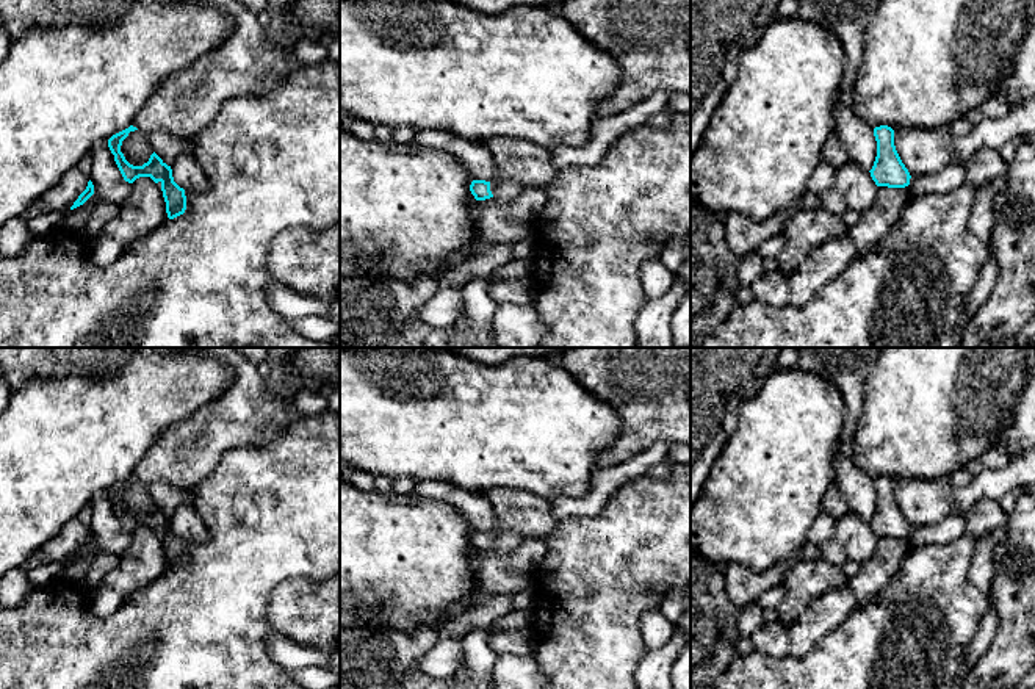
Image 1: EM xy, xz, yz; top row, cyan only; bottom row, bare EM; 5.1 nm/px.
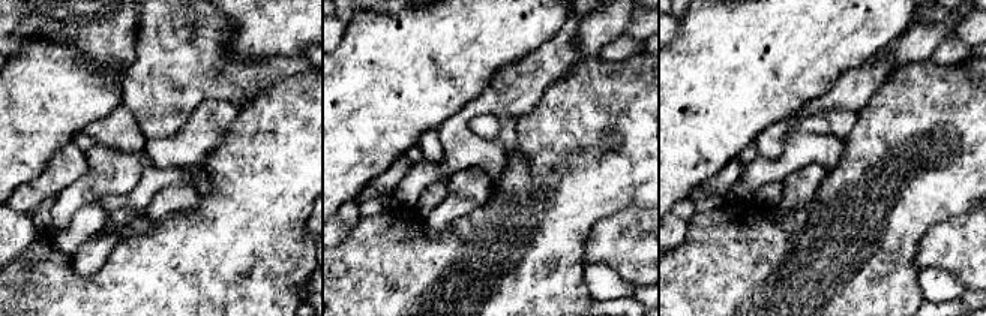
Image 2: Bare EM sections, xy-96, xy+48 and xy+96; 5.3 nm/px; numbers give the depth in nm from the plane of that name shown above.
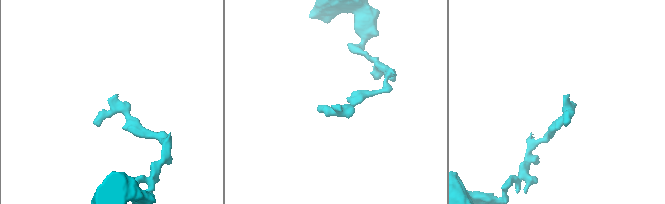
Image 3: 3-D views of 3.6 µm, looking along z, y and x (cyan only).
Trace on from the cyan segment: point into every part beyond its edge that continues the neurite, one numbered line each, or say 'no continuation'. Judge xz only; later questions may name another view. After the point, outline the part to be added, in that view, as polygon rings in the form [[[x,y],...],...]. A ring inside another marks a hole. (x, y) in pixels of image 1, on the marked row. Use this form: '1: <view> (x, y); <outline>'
1: xz (530, 165); [[[495,136],[484,144],[496,164],[496,175],[490,182],[493,196],[498,186],[509,180],[518,182],[523,189],[545,191],[557,174],[557,168],[551,163],[551,150],[542,146],[507,136]]]

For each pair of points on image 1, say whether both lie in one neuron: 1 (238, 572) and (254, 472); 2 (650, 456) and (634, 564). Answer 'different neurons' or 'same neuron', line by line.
1: same neuron
2: different neurons

